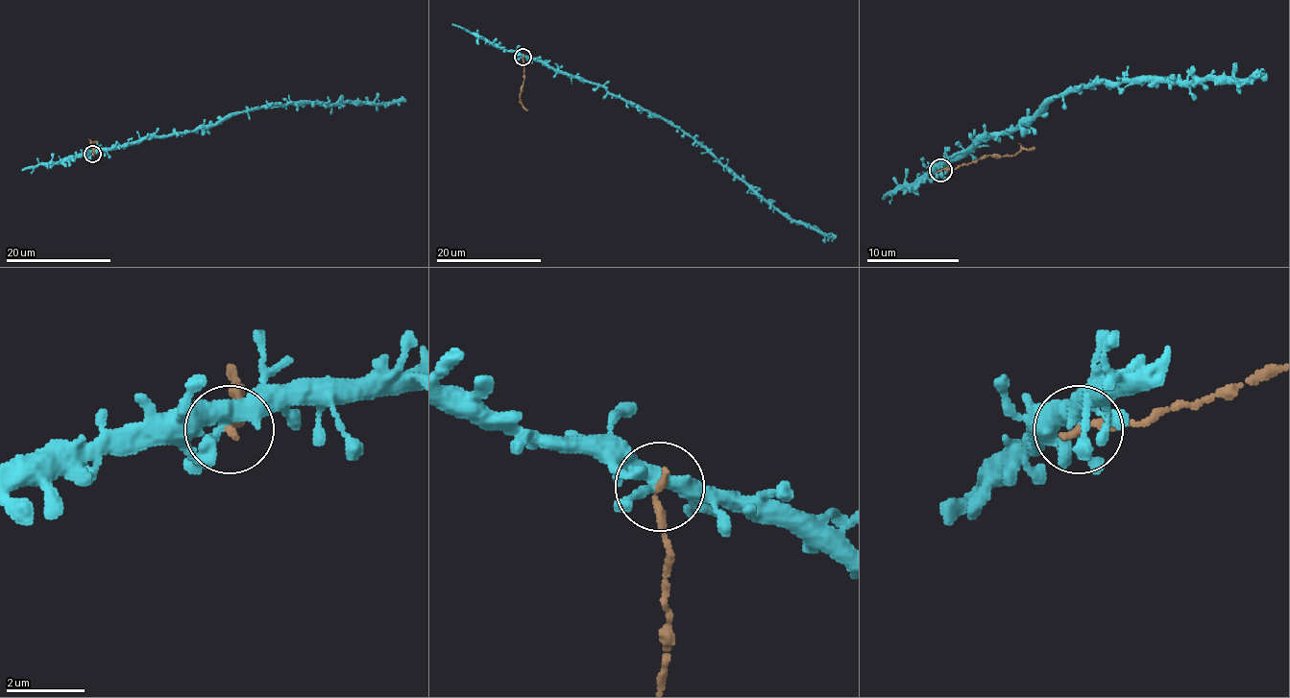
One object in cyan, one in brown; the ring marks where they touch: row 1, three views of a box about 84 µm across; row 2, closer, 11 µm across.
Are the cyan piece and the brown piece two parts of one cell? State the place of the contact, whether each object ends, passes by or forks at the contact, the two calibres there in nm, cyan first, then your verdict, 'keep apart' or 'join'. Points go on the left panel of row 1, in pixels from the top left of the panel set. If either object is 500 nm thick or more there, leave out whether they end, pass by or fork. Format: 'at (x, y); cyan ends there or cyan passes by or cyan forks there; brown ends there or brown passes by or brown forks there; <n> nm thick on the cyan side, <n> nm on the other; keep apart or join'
at (92, 154); cyan forks there; brown ends there; 360 nm thick on the cyan side, 220 nm on the other; keep apart

